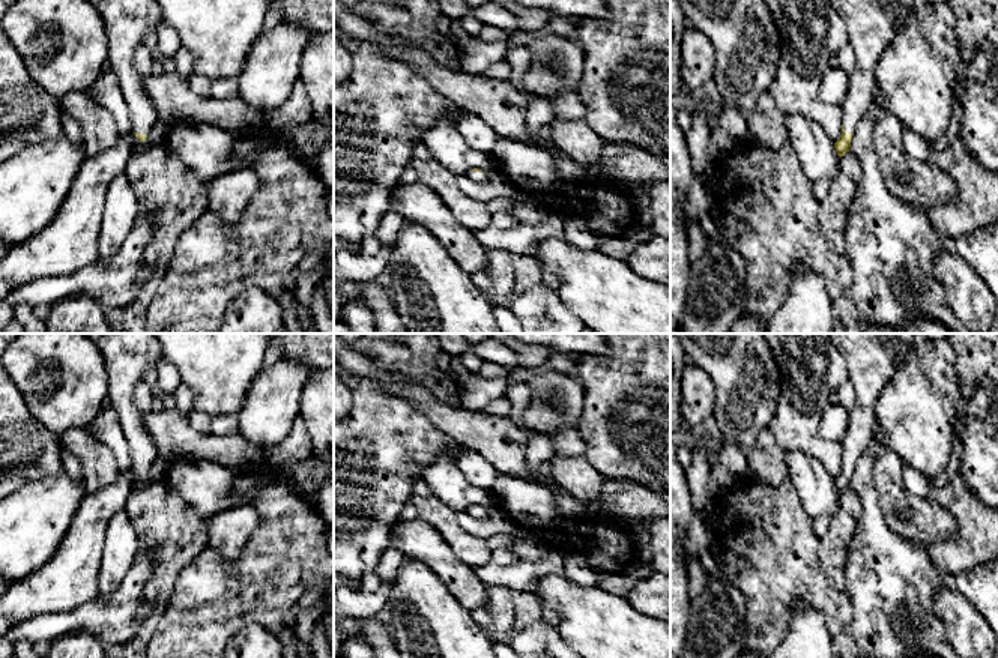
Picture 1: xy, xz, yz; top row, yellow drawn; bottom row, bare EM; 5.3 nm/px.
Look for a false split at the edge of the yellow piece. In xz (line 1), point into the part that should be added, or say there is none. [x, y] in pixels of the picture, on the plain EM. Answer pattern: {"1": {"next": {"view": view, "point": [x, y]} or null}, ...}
{"1": {"next": {"view": "xz", "point": [478, 513]}}}

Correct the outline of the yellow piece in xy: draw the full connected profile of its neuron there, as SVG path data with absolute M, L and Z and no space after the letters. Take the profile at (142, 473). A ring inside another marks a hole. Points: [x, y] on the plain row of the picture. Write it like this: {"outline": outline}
{"outline": "M83 334L101 352L108 374L108 403L120 416L135 473L140 478L158 458L155 442L143 424L143 412L134 404L134 391L144 374L162 359L153 334Z"}

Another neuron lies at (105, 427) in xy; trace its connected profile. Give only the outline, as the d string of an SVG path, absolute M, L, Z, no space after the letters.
M108 400L86 430L96 442L111 449L120 466L120 470L123 470L128 476L132 490L165 482L171 463L171 460L167 458L158 457L144 478L140 478L135 473L129 446L120 424L120 416L116 409L108 403Z

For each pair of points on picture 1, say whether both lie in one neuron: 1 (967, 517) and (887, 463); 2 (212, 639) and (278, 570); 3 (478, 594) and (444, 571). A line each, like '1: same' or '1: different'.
1: different
2: same
3: same

